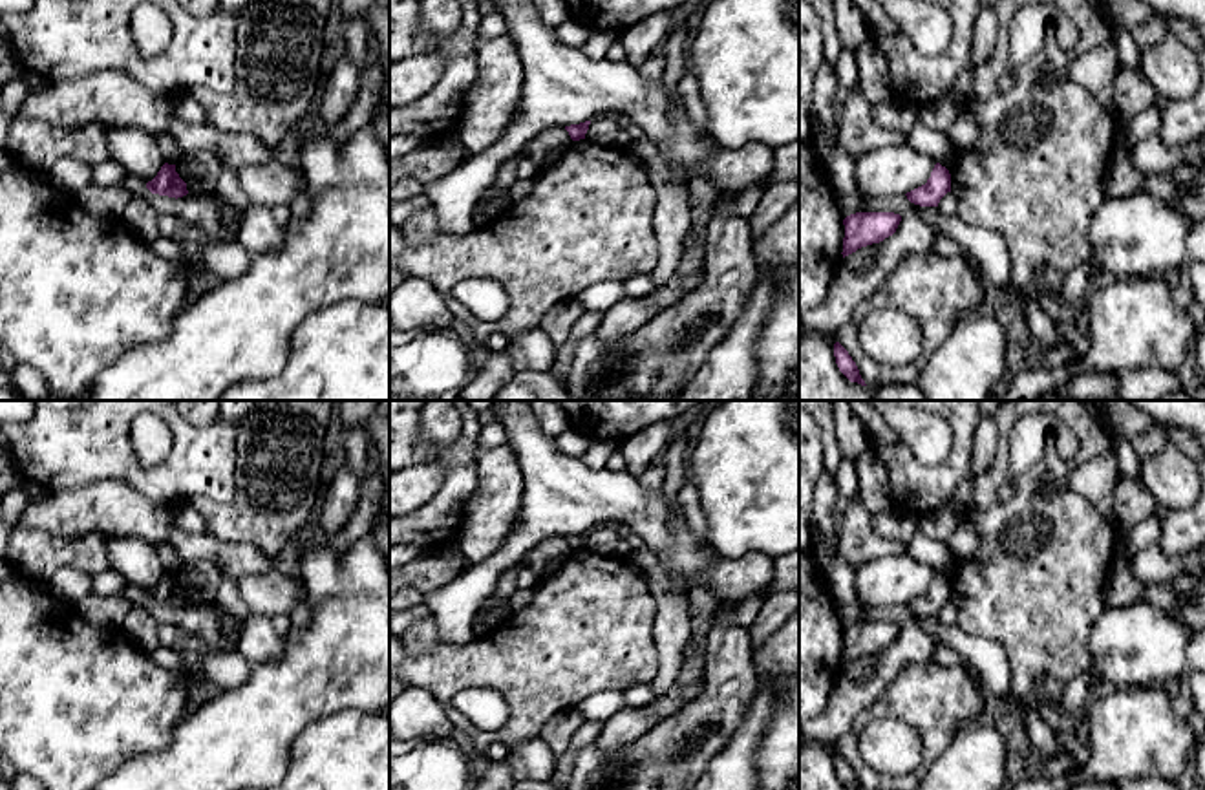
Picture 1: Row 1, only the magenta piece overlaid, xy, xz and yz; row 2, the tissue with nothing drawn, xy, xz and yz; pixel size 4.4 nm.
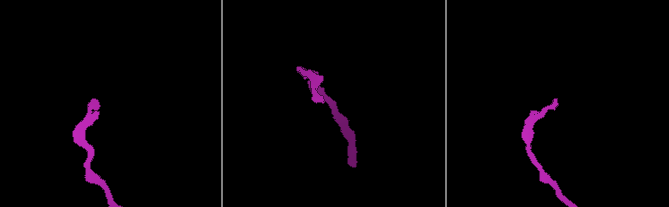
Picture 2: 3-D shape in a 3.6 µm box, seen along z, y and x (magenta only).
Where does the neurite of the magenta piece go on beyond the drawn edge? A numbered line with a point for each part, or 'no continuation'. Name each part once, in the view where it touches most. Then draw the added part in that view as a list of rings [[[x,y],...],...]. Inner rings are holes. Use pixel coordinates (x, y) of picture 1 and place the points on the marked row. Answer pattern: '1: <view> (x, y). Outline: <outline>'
no continuation

